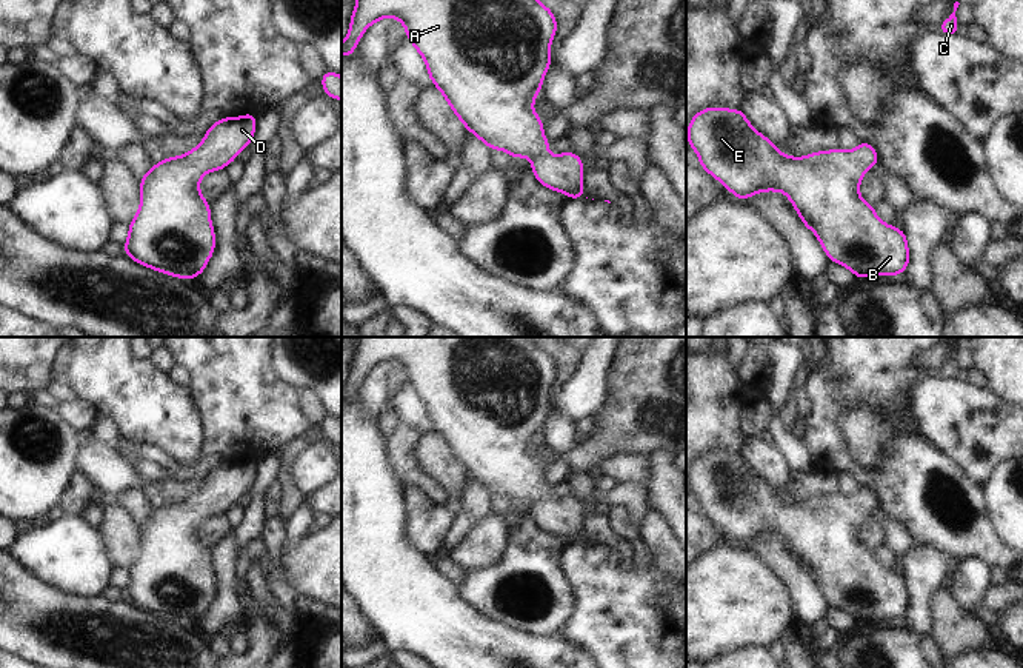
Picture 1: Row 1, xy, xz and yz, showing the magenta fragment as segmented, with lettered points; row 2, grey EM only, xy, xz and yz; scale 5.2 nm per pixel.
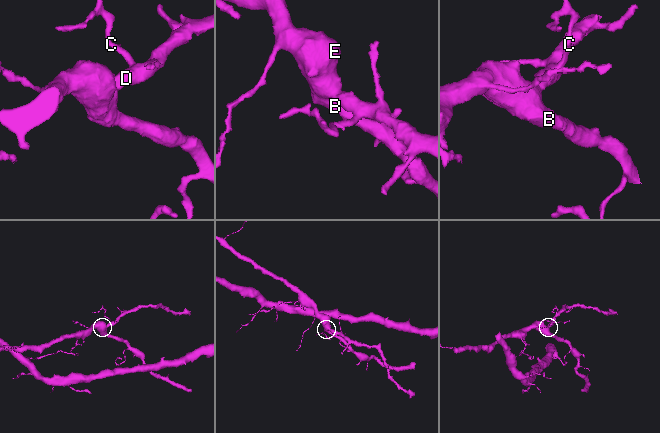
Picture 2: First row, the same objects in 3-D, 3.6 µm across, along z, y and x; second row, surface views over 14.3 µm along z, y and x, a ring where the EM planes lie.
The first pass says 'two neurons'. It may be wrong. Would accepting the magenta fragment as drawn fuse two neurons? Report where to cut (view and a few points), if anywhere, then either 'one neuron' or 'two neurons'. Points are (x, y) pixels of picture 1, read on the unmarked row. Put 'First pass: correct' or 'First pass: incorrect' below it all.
no cut; one neuron
First pass: incorrect

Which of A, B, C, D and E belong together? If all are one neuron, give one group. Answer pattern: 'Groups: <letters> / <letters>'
Groups: A B C D E

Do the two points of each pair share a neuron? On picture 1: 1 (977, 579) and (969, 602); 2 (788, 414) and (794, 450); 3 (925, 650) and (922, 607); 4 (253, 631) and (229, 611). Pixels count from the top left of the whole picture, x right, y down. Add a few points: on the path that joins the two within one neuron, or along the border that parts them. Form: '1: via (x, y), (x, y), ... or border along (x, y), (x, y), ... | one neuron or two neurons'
1: via (971, 585), (969, 596) | one neuron
2: border along (779, 414), (783, 425), (794, 434) | two neurons
3: border along (905, 628), (931, 636) | two neurons
4: border along (240, 604), (246, 619), (242, 625) | two neurons

